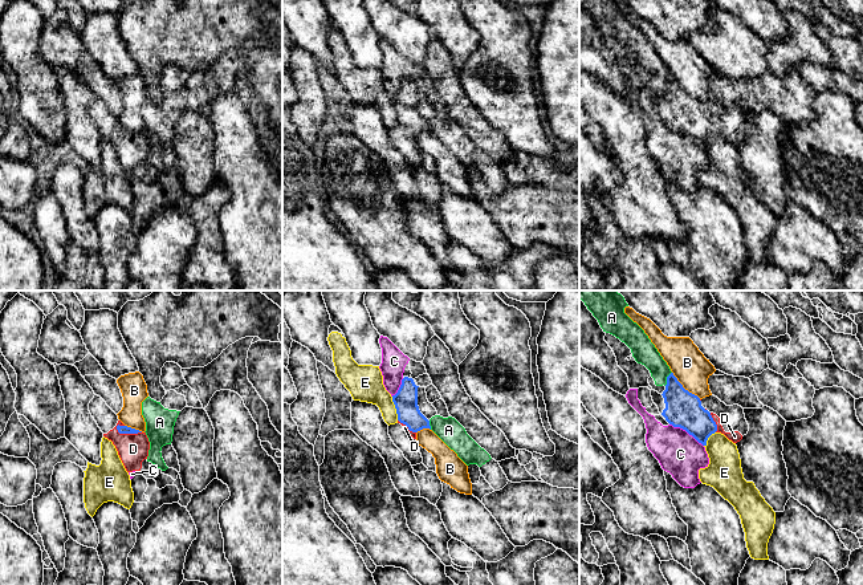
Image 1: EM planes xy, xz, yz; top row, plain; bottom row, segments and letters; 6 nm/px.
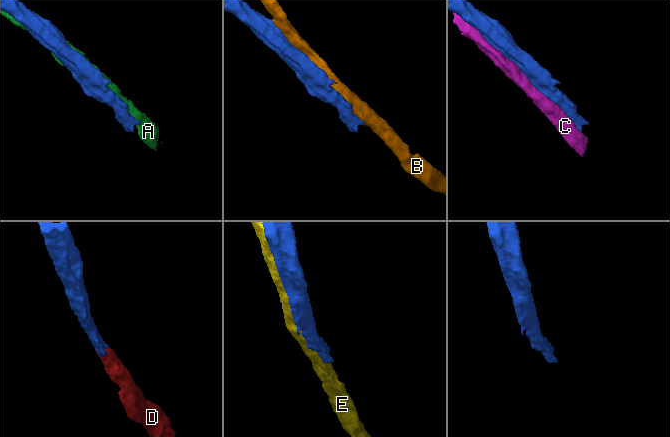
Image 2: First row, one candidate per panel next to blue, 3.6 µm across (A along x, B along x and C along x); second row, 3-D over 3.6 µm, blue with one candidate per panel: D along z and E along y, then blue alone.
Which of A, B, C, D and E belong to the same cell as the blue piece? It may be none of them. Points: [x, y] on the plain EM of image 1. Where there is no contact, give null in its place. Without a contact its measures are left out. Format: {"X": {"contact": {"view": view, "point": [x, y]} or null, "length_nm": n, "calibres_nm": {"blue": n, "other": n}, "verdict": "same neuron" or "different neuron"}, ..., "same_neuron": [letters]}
{"A": {"contact": {"view": "yz", "point": [667, 81]}, "length_nm": 100, "calibres_nm": {"blue": 220, "other": 150}, "verdict": "different neuron"}, "B": {"contact": {"view": "yz", "point": [683, 90]}, "length_nm": 240, "calibres_nm": {"blue": 220, "other": 220}, "verdict": "different neuron"}, "C": {"contact": {"view": "yz", "point": [687, 134]}, "length_nm": 240, "calibres_nm": {"blue": 220, "other": 260}, "verdict": "different neuron"}, "D": {"contact": {"view": "xy", "point": [127, 135]}, "length_nm": 170, "calibres_nm": {"blue": 50, "other": 190}, "verdict": "same neuron"}, "E": {"contact": {"view": "xz", "point": [395, 110]}, "length_nm": 150, "calibres_nm": {"blue": 140, "other": 220}, "verdict": "different neuron"}, "same_neuron": ["D"]}

